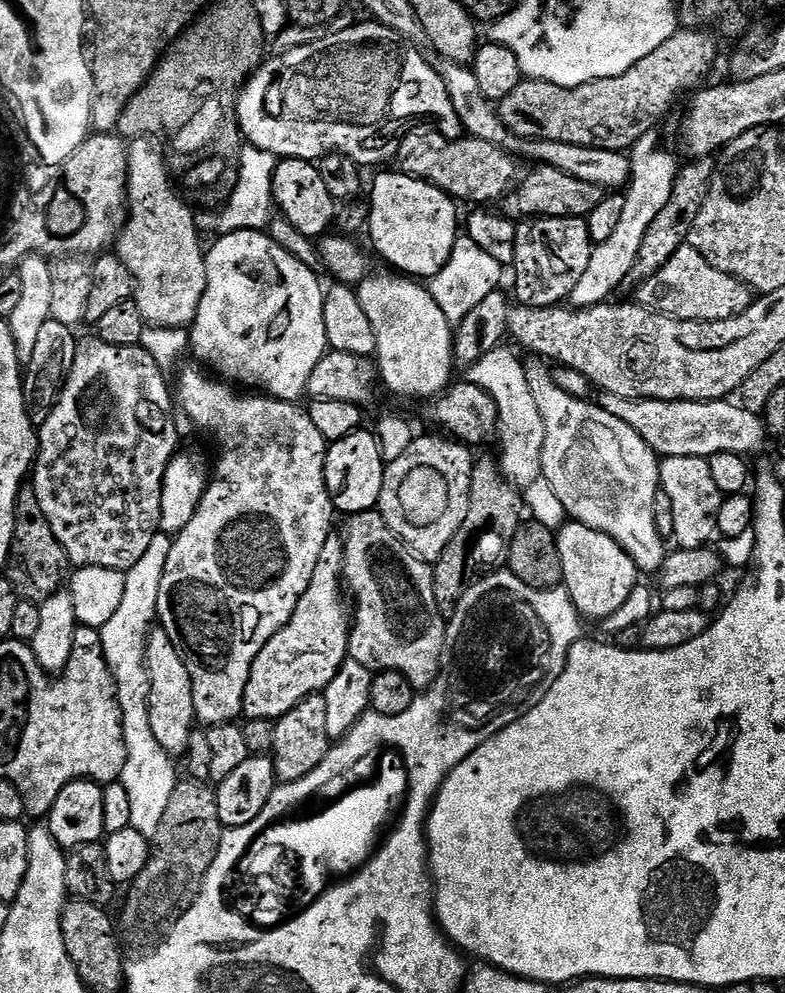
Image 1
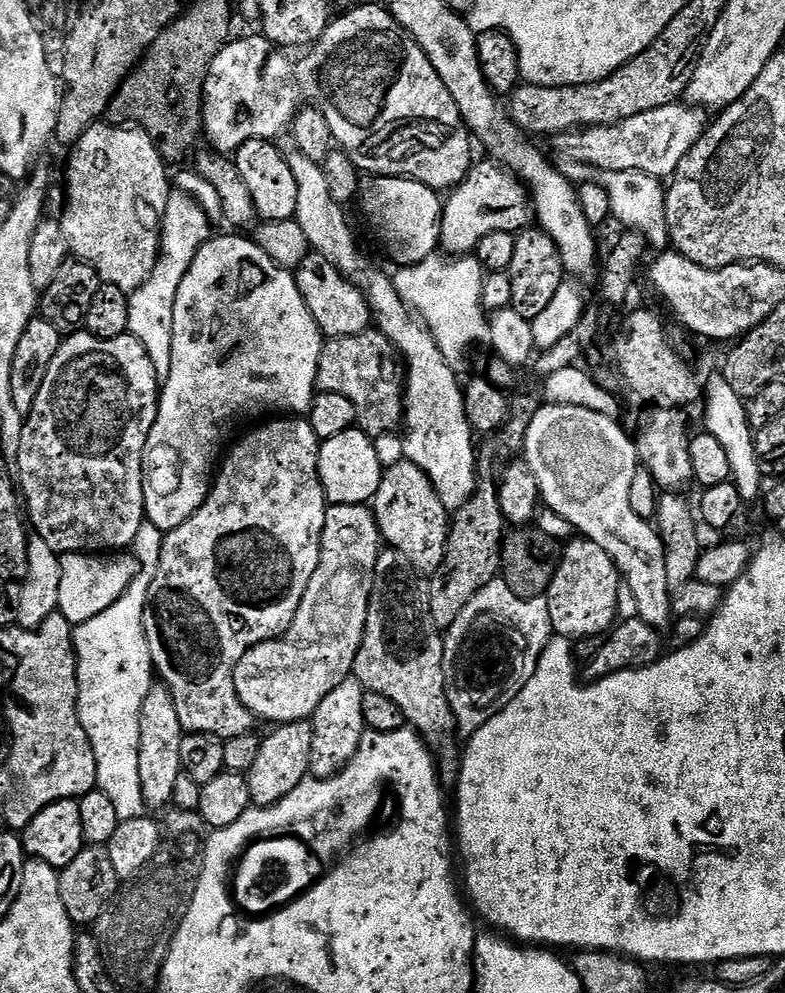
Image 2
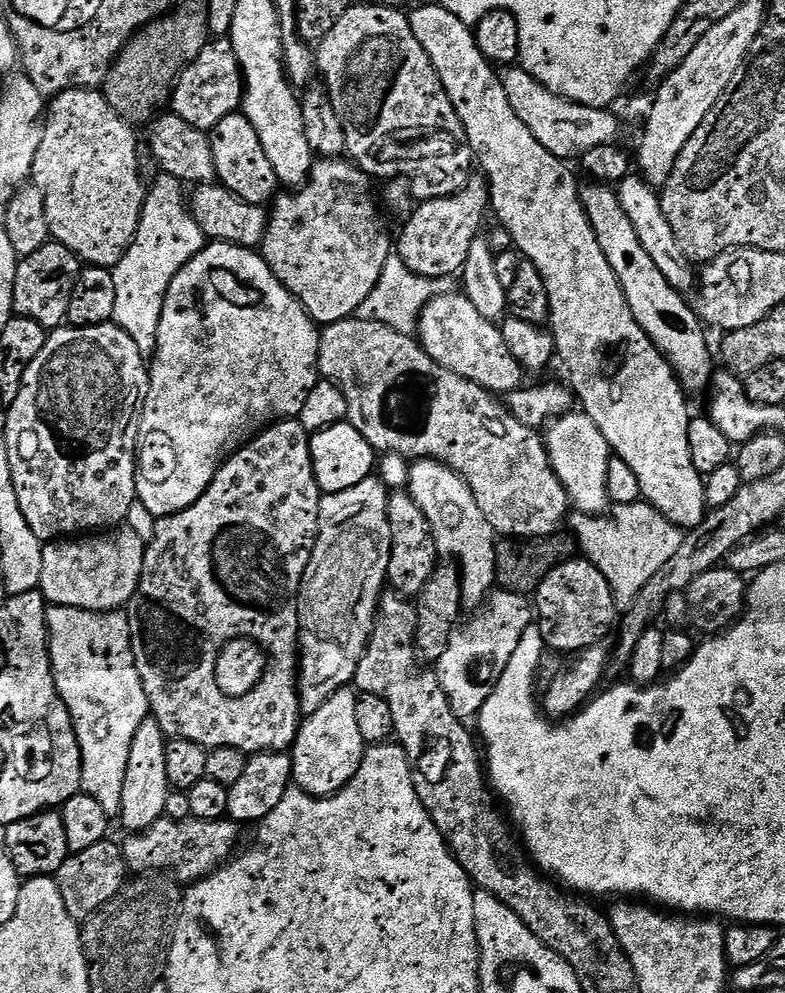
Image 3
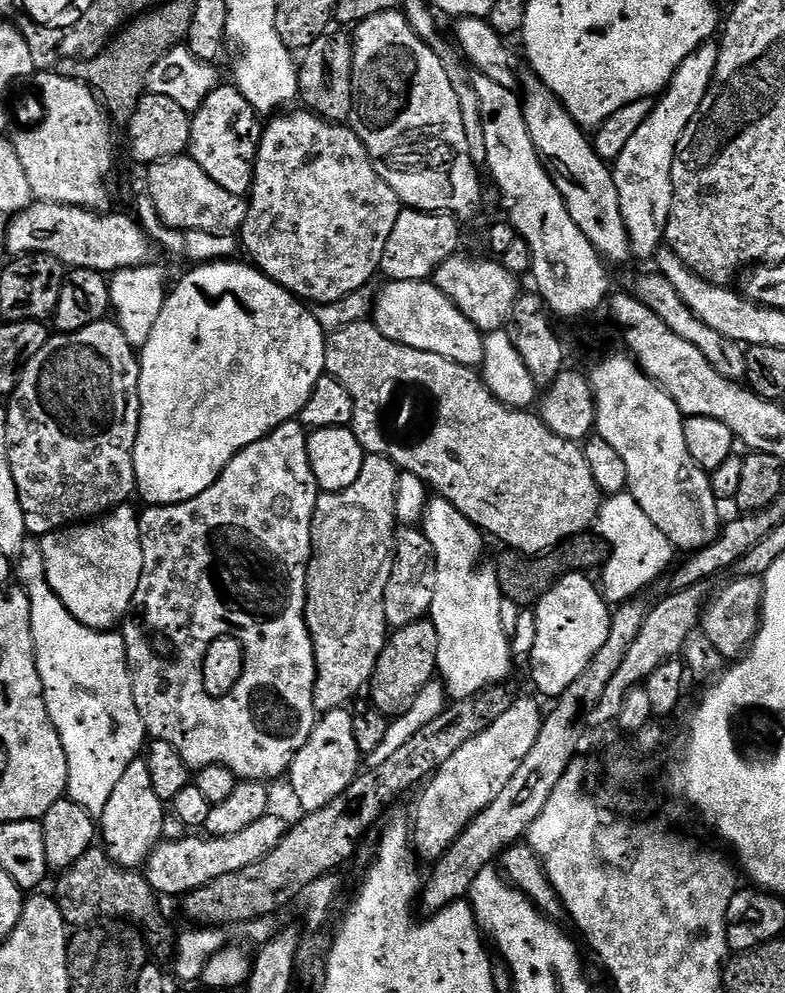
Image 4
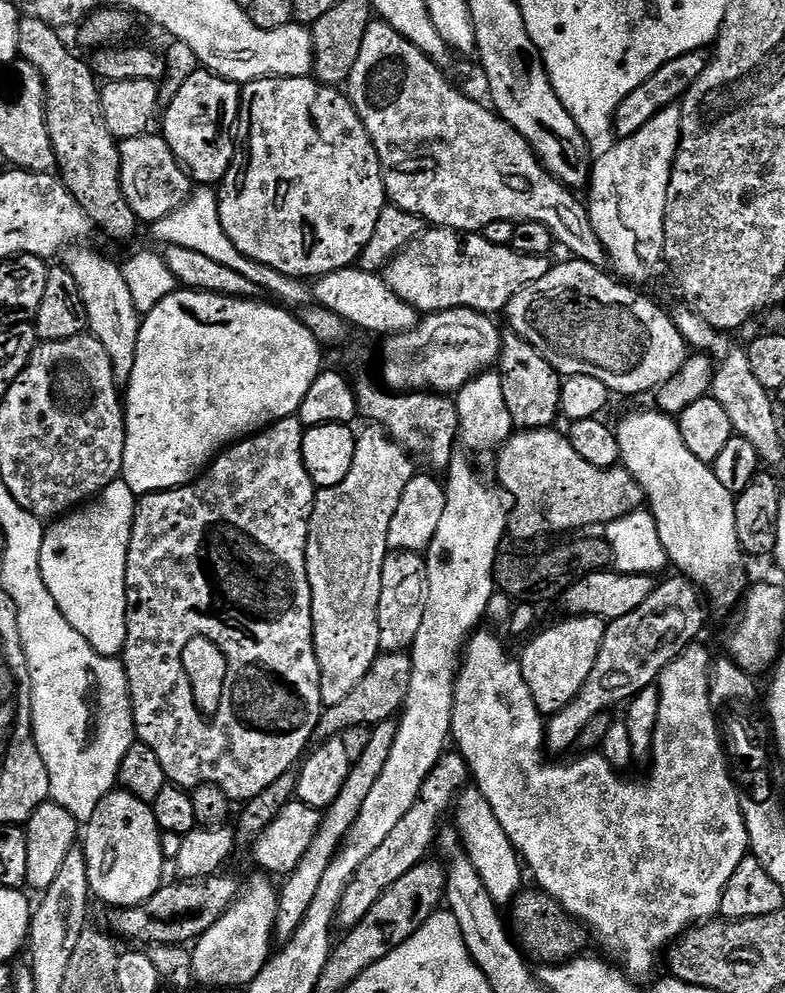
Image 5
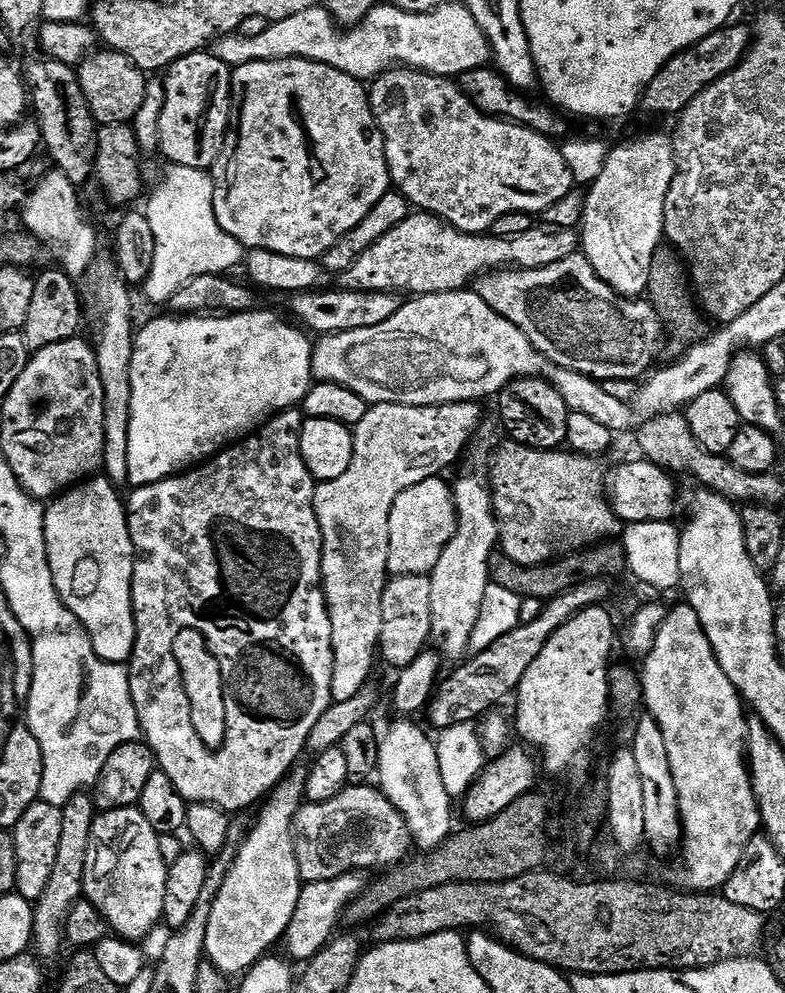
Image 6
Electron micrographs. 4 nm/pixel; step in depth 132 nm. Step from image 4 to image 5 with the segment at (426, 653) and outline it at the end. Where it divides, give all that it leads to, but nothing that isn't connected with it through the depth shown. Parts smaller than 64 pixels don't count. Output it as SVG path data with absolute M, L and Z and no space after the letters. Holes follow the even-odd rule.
M385 652L376 657L376 661L366 670L366 678L350 690L347 698L342 698L338 706L324 708L320 714L320 721L316 727L315 739L337 739L350 726L375 726L384 720L393 719L403 709L412 677L412 658L404 652Z

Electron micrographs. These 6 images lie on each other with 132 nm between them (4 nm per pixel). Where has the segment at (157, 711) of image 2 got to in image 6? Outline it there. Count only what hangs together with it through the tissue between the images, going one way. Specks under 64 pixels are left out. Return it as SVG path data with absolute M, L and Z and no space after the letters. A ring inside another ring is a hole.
M139 807L109 808L95 817L89 834L88 849L84 852L82 896L100 912L101 921L112 928L123 941L140 942L152 932L152 927L161 923L164 914L164 894L168 864L160 861L156 853L157 833L144 820Z

